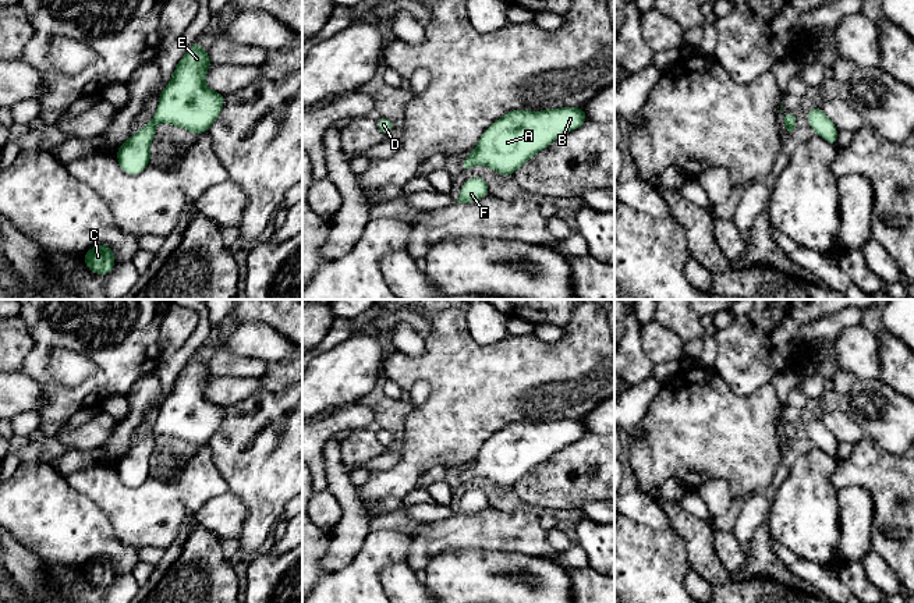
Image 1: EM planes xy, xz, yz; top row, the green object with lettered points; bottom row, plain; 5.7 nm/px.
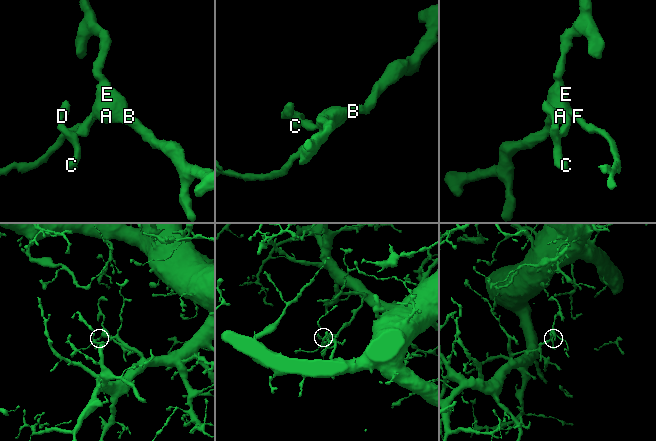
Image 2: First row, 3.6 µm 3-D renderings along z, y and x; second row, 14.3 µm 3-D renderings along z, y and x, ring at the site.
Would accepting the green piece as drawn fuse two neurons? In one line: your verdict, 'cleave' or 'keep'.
keep

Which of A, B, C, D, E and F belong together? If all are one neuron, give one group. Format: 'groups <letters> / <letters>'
groups A B C D E F

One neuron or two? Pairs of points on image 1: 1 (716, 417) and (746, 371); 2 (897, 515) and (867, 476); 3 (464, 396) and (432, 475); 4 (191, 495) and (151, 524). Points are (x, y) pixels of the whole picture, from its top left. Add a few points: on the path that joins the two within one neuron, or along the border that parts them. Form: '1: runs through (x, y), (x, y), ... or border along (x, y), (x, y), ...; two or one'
1: border along (711, 368), (739, 394), (751, 394), (765, 386); two
2: runs through (896, 506), (877, 486); one
3: border along (446, 467), (428, 468), (414, 488); two
4: runs through (181, 496), (160, 514); one

